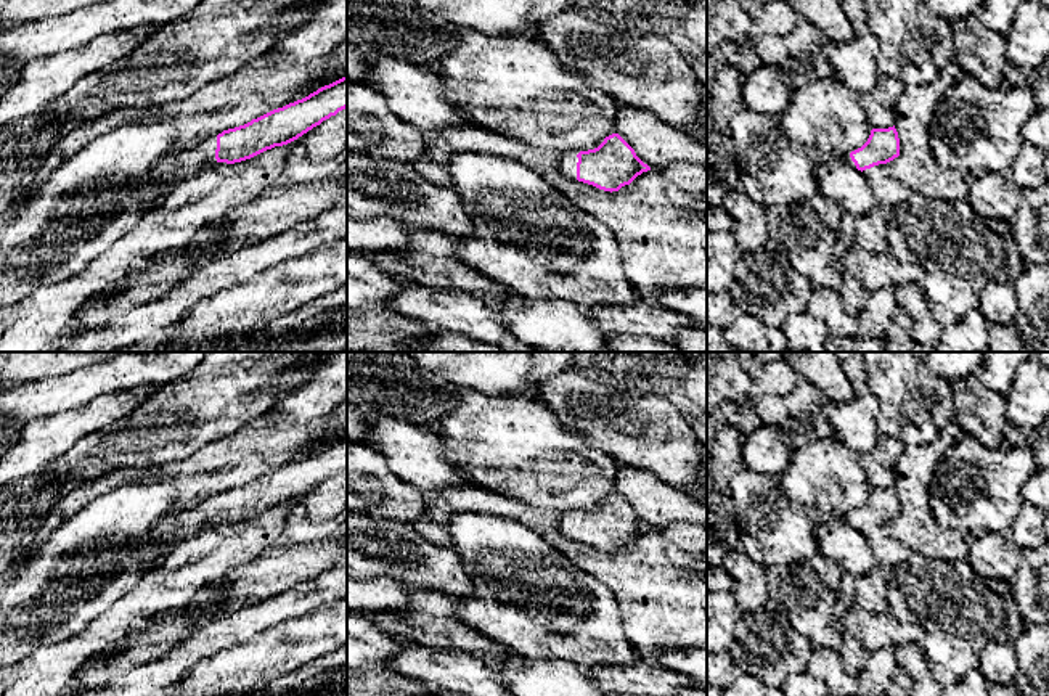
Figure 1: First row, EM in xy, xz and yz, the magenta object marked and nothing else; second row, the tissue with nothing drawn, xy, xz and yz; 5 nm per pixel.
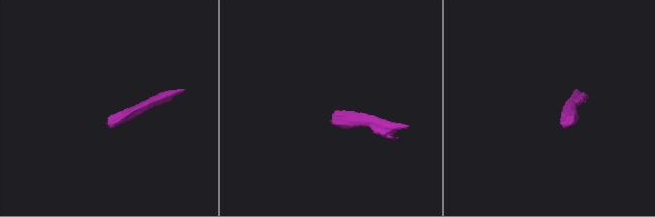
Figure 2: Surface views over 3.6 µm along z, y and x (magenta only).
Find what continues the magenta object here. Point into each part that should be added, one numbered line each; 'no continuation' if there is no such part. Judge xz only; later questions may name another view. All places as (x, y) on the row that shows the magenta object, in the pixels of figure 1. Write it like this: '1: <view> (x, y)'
1: xz (567, 161)

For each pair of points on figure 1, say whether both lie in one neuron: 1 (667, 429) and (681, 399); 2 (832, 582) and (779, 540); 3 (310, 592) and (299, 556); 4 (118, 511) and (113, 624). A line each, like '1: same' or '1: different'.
1: different
2: different
3: different
4: different

